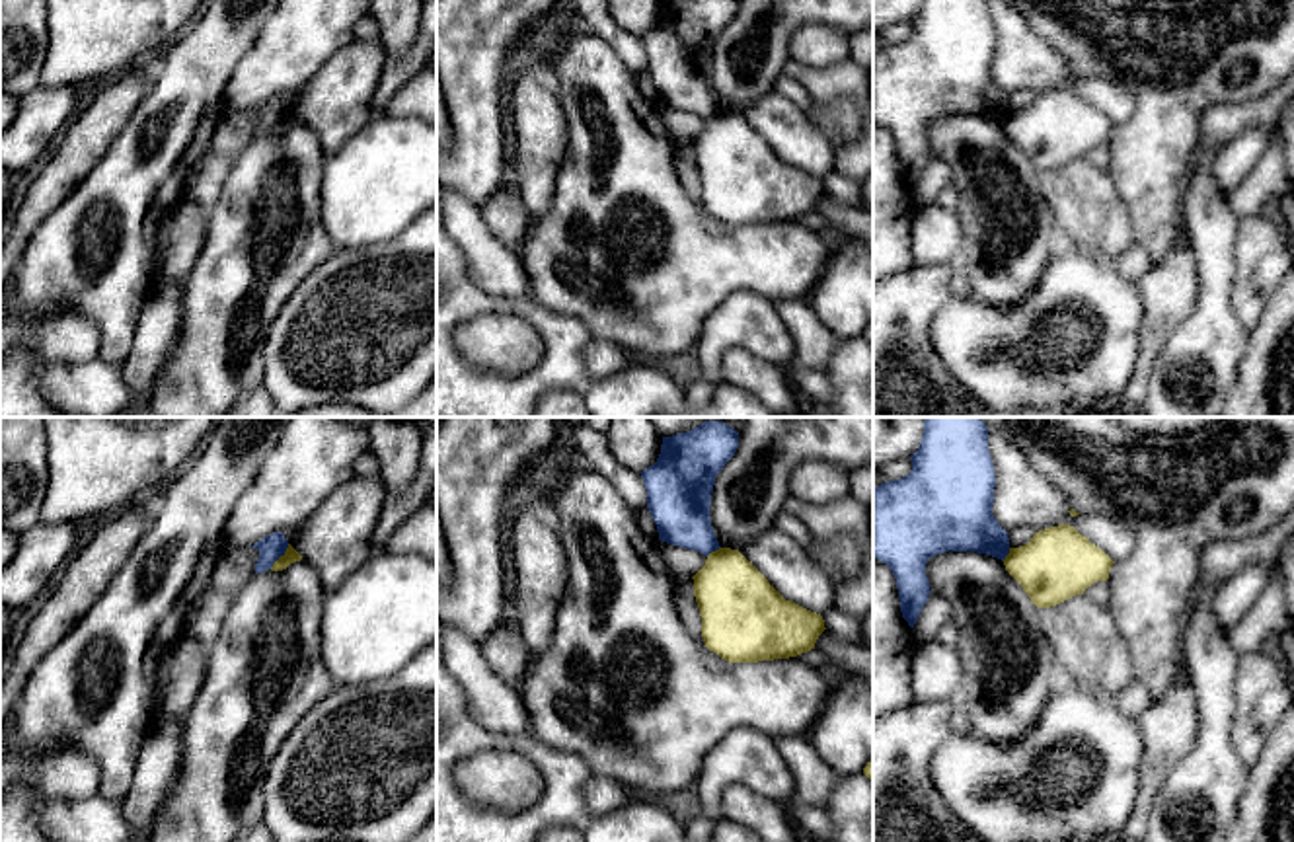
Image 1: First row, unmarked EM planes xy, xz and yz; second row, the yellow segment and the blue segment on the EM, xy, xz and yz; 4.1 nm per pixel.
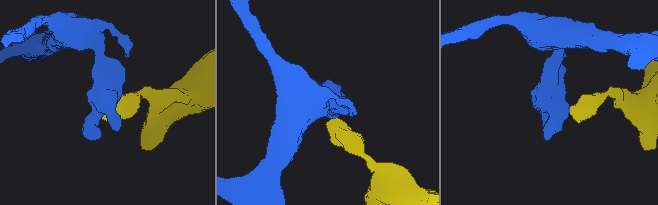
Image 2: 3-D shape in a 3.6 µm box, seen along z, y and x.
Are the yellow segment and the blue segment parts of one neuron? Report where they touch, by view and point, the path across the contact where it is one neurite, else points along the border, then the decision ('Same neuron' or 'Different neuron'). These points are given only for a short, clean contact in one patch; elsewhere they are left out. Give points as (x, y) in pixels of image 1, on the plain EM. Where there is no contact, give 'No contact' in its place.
Touches yellow at xy (281, 119). Boundary: xy (289, 108), (269, 131). Different neuron

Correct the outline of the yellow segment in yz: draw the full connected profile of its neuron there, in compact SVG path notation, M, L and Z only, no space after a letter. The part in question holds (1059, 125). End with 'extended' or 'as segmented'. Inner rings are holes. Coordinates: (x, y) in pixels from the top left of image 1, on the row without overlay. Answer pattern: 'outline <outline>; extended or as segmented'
outline M1070 88L1035 96L1029 107L1009 111L1006 134L1039 172L1056 170L1107 144L1115 125Z; as segmented

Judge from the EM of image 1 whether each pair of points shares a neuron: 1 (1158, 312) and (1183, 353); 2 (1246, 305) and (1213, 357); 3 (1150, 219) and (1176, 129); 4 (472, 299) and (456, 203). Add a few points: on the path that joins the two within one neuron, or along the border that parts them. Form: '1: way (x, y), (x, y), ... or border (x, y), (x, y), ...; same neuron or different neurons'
1: border (1197, 295), (1193, 312), (1170, 336), (1150, 375); different neurons
2: border (1236, 271), (1232, 312), (1248, 330); different neurons
3: way (1154, 197), (1154, 151); same neuron
4: border (456, 242), (466, 273), (492, 295), (507, 299); different neurons

